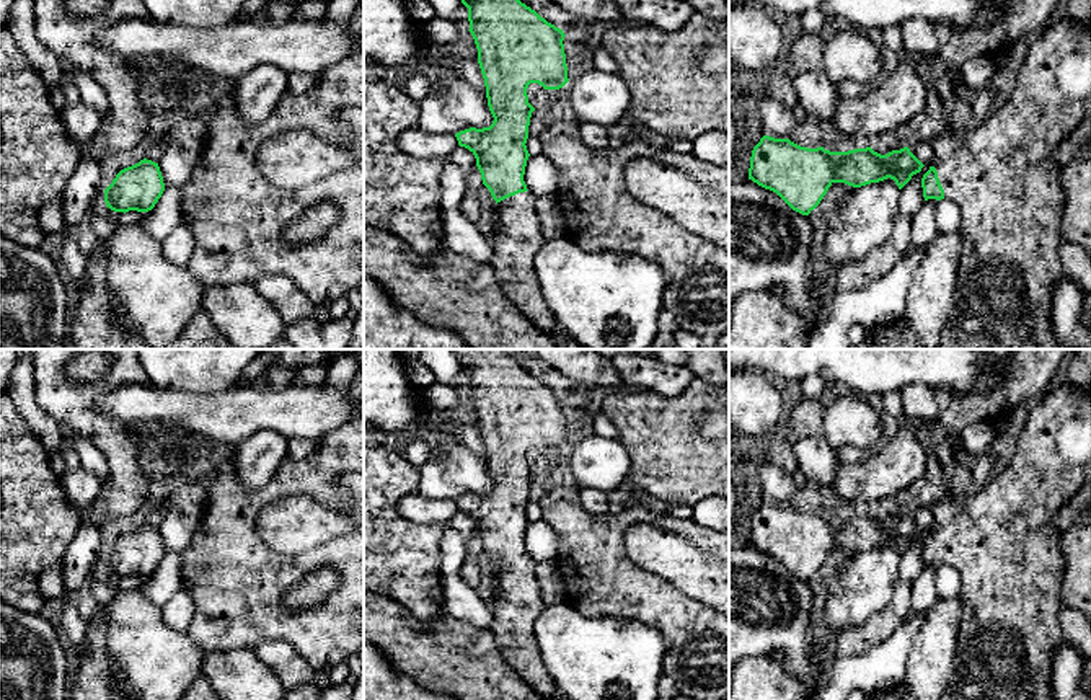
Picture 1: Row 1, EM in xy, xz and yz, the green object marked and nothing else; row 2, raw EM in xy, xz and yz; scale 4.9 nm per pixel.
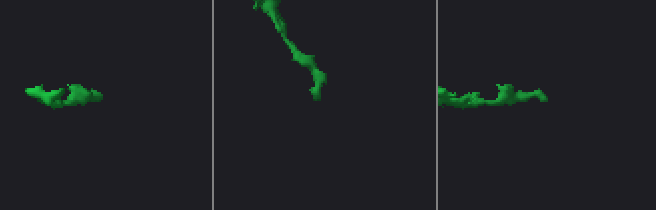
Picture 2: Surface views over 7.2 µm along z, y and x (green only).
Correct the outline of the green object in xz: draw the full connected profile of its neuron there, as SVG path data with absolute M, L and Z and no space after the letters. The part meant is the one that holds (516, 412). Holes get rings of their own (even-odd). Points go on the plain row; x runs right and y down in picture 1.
M450 349L468 374L470 398L478 414L478 429L484 444L489 476L494 483L489 493L470 493L455 499L458 511L468 514L481 538L483 550L496 566L496 592L492 623L489 630L504 661L537 693L546 698L559 697L554 679L546 671L535 640L535 622L546 604L535 576L535 561L523 547L528 491L535 473L528 468L527 454L538 449L545 455L563 454L568 444L564 398L519 366L504 349Z

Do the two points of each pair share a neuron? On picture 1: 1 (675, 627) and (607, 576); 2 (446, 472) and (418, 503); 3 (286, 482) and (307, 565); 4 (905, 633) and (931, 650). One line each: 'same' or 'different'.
1: same
2: different
3: same
4: different

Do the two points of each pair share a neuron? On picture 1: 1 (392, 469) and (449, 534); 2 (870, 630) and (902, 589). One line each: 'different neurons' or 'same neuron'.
1: different neurons
2: same neuron

